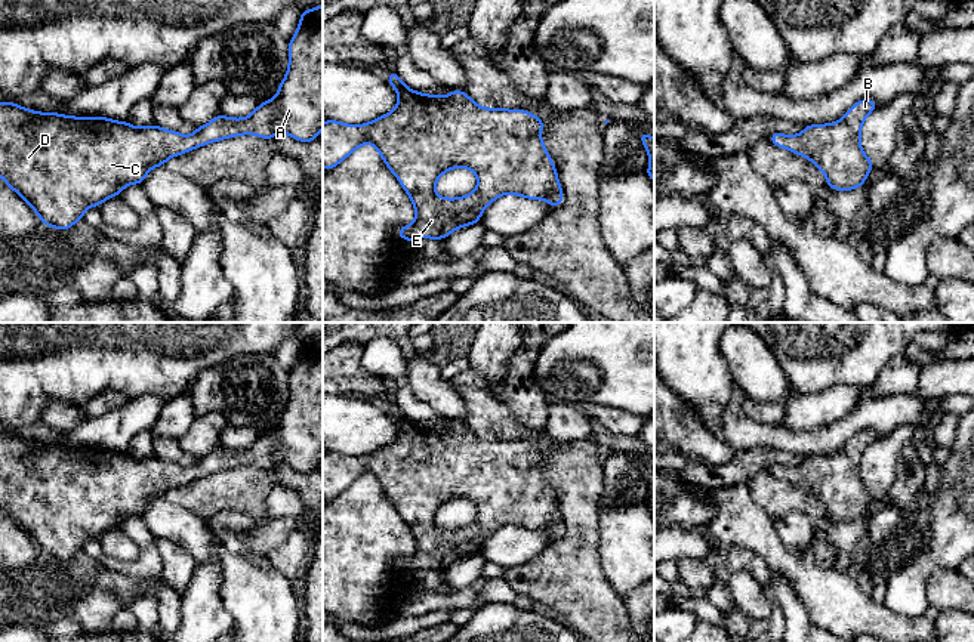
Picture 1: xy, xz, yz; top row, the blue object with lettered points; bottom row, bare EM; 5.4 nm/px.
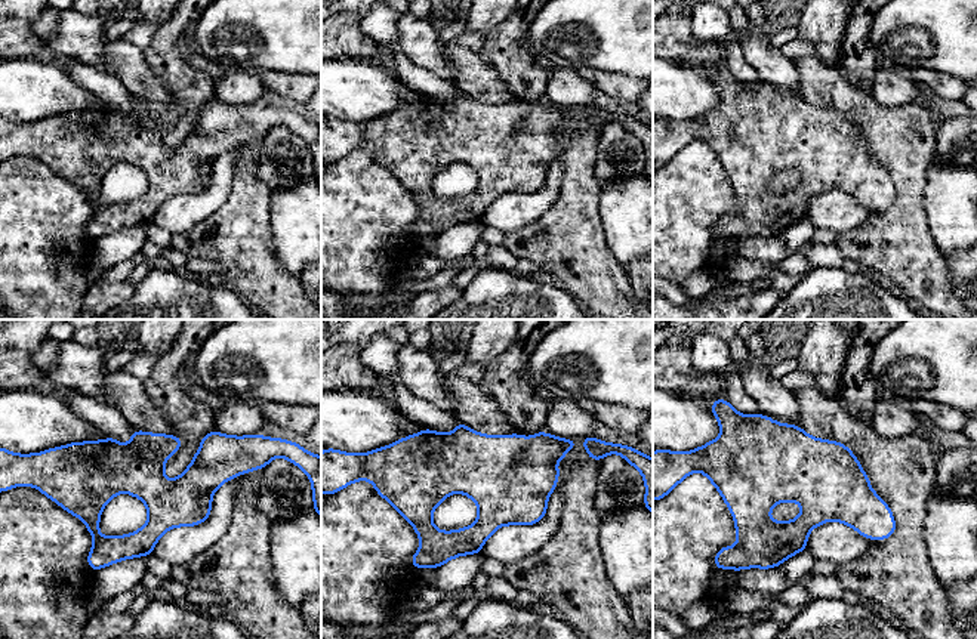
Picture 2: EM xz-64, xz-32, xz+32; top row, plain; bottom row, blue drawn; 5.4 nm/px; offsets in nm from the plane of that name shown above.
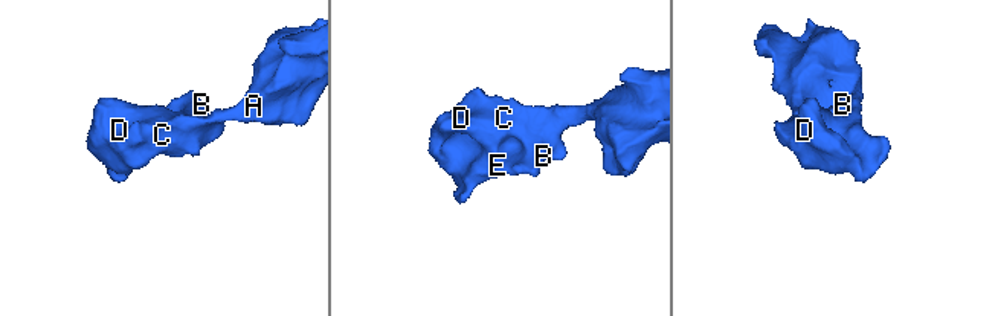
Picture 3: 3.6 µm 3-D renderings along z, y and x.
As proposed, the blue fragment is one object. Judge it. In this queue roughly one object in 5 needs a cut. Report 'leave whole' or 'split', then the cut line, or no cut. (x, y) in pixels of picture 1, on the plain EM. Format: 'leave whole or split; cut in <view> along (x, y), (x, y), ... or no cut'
leave whole; no cut

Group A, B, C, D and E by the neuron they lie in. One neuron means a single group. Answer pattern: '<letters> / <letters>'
A B C D E

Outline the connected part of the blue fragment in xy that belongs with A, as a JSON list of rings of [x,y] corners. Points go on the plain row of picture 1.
[[[323,337],[300,343],[299,358],[289,376],[289,401],[278,417],[275,429],[262,433],[246,450],[229,450],[218,445],[210,454],[197,459],[191,467],[161,460],[155,456],[135,459],[127,453],[105,448],[70,448],[56,444],[36,444],[13,433],[0,433],[0,509],[38,546],[41,555],[58,562],[71,559],[83,550],[84,541],[101,537],[132,515],[142,516],[152,499],[163,497],[169,490],[185,485],[207,475],[238,466],[256,466],[271,470],[287,464],[296,472],[311,473],[323,462]]]

